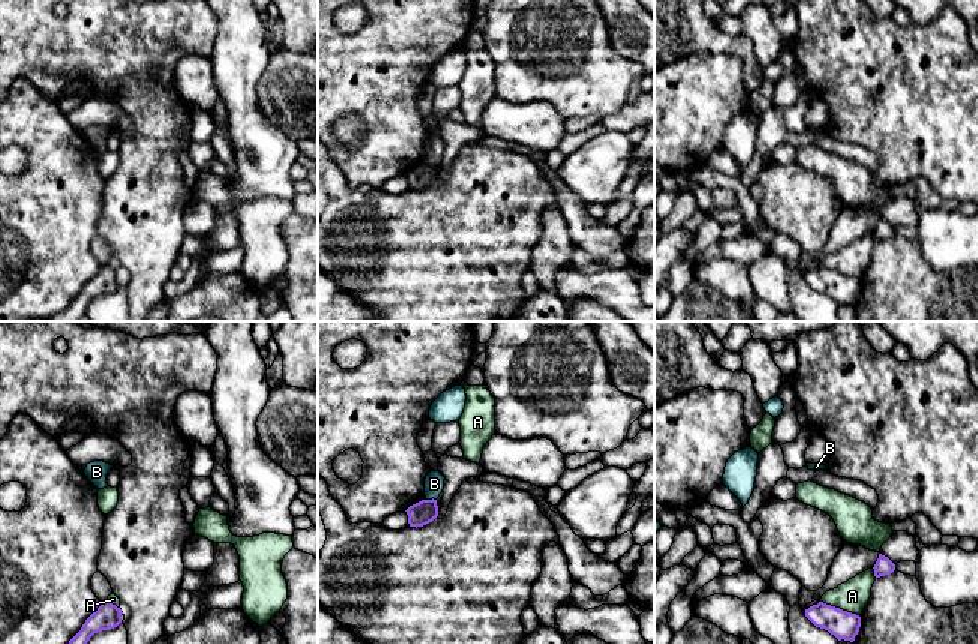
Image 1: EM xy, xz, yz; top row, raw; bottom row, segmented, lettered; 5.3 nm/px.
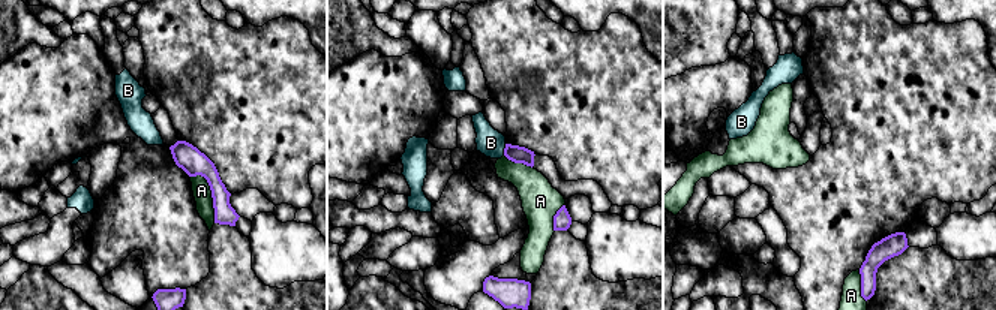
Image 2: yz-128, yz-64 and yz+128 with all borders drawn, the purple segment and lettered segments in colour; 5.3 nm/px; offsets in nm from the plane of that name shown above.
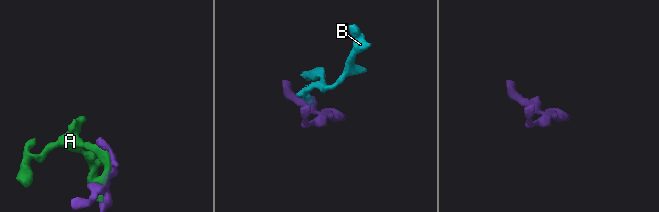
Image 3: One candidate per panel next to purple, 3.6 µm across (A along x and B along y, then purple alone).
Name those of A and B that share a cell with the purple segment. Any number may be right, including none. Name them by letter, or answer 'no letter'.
no letter

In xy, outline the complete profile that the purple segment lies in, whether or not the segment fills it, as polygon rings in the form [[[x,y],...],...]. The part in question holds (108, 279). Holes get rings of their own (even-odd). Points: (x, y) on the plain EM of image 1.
[[[104,264],[100,270],[86,284],[81,294],[60,314],[48,321],[78,321],[86,315],[90,302],[102,294],[110,294],[122,287],[122,273]]]

